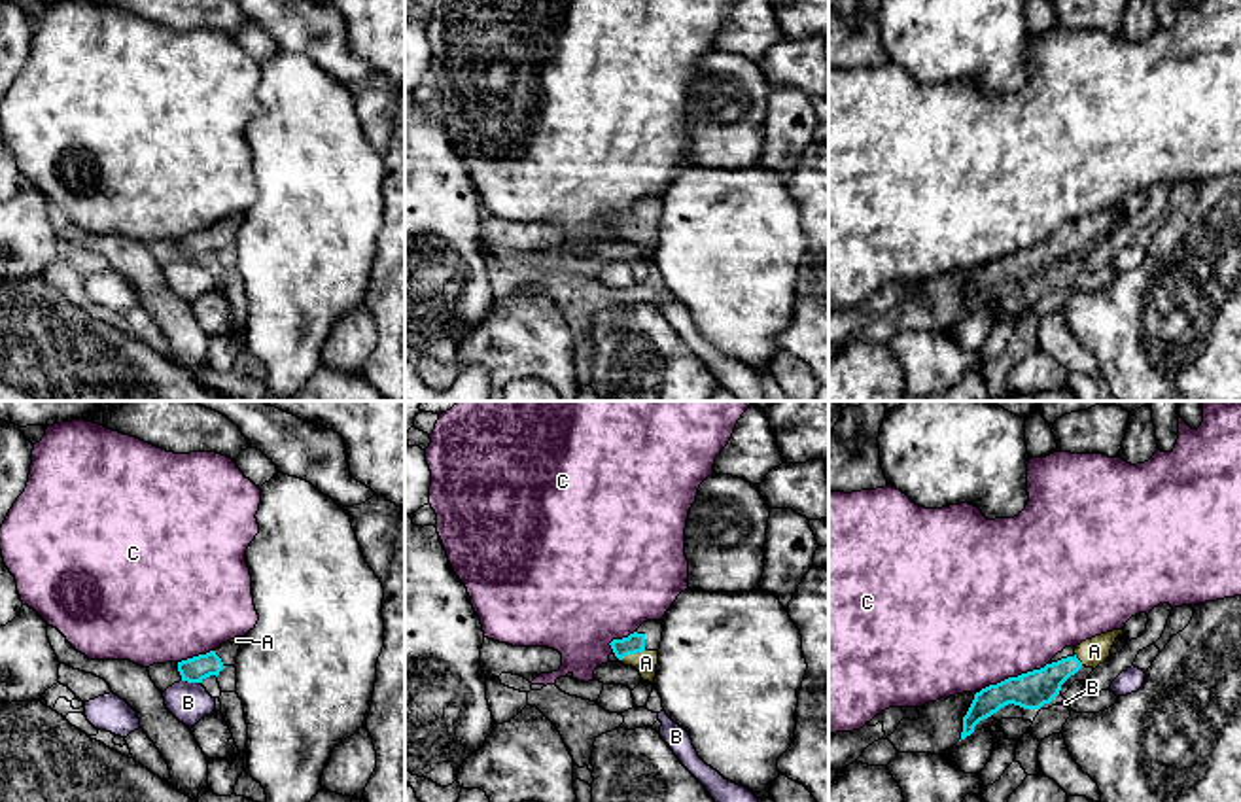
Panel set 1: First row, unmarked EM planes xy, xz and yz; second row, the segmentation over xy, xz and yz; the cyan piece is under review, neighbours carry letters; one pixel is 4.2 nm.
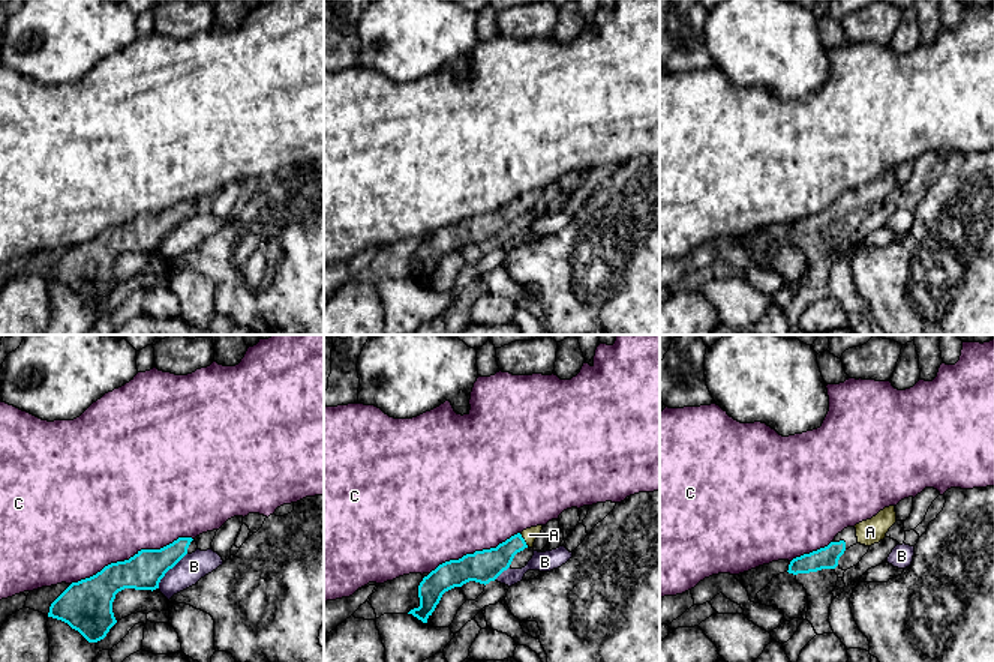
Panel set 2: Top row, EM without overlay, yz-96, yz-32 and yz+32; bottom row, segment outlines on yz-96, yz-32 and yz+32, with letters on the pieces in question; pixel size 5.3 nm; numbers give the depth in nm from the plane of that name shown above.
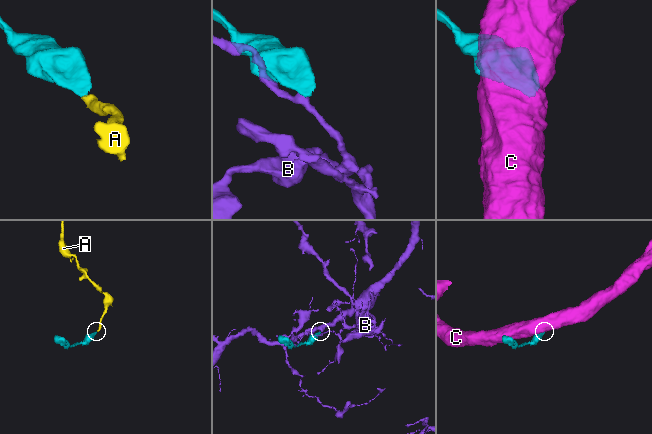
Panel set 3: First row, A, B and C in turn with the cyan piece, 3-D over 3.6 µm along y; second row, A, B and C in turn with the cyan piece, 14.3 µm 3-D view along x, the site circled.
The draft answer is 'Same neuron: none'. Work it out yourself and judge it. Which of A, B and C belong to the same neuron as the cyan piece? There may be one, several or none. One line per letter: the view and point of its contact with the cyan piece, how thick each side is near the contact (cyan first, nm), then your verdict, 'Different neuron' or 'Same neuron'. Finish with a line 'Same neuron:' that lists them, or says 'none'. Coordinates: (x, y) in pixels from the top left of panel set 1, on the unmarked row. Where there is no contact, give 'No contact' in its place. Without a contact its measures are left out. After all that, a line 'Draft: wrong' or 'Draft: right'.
A: Touches cyan at xz (632, 229). Thickness 80 nm (cyan) against 100 nm. Same neuron
B: Touches cyan at xy (192, 258). Thickness 110 nm (cyan) against 170 nm. Different neuron
C: Touches cyan at yz (1014, 254). Thickness 160 nm (cyan) against 480 nm. Different neuron
Same neuron: A
Draft: wrong

